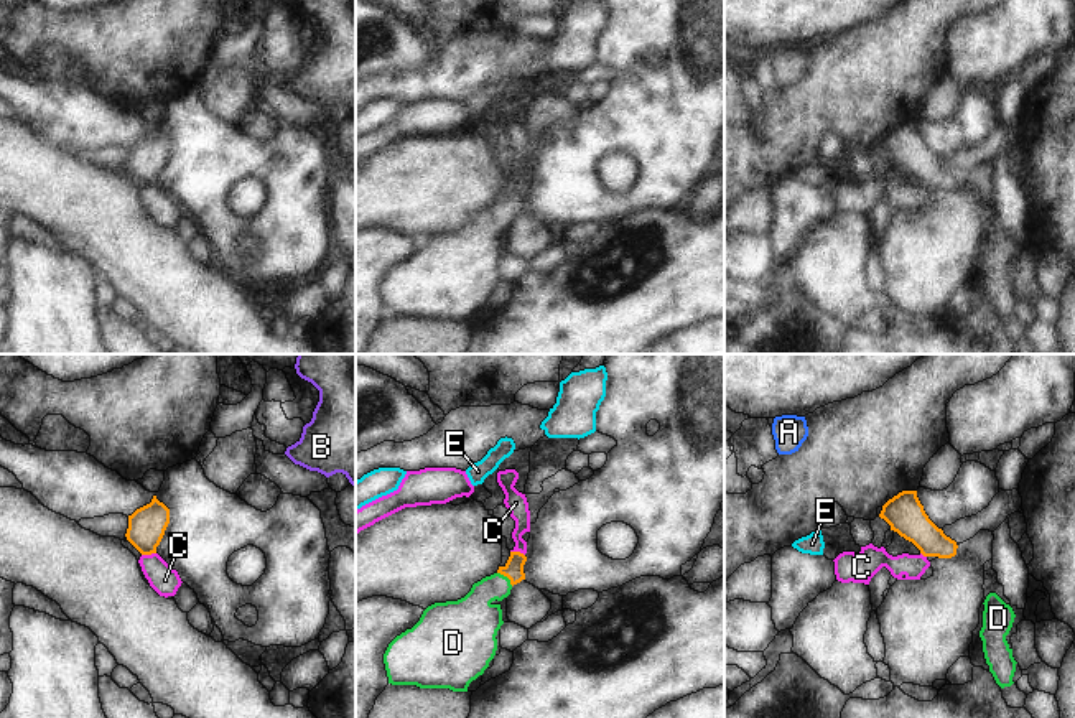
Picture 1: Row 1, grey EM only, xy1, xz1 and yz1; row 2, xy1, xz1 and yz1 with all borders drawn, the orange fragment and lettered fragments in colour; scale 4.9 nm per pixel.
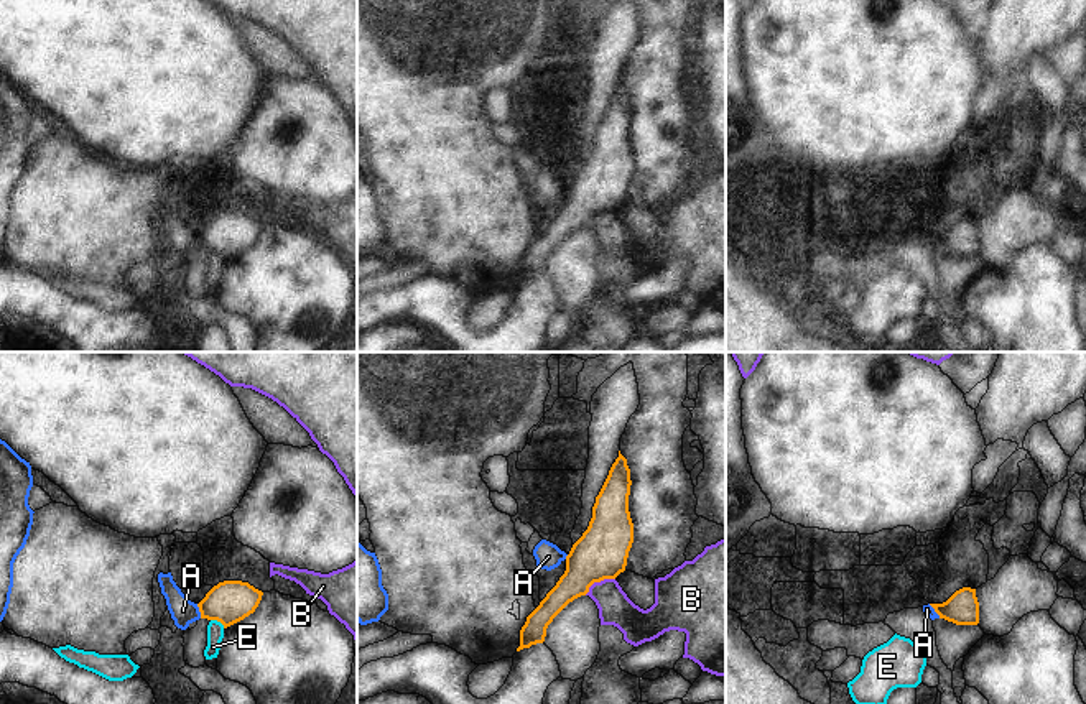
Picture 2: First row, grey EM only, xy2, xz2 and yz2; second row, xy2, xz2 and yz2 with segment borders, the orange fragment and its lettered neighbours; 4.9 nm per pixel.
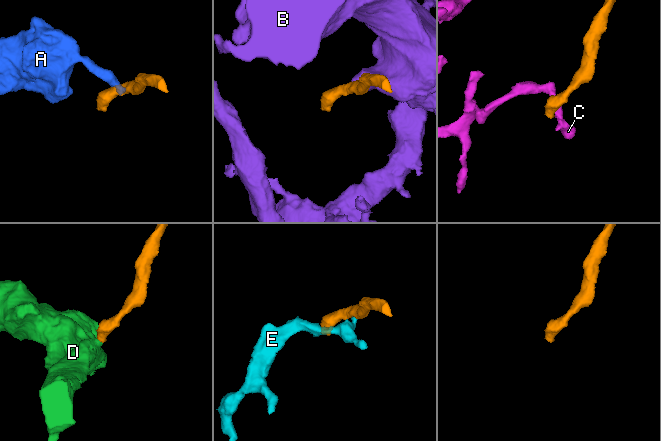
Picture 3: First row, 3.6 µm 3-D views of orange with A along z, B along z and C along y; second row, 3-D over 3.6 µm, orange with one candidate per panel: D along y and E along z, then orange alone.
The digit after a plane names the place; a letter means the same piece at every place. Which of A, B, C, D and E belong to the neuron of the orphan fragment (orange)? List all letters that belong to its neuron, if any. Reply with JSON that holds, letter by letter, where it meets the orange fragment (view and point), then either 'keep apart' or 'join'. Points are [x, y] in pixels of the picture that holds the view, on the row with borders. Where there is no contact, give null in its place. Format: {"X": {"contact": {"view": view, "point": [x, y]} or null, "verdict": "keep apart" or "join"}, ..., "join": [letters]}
{"A": {"contact": {"view": "xy2", "point": [199, 611]}, "verdict": "keep apart"}, "B": {"contact": {"view": "xz2", "point": [598, 581]}, "verdict": "keep apart"}, "C": {"contact": {"view": "xy1", "point": [148, 554]}, "verdict": "keep apart"}, "D": {"contact": {"view": "xz1", "point": [506, 575]}, "verdict": "join"}, "E": {"contact": {"view": "xy2", "point": [218, 620]}, "verdict": "keep apart"}, "join": ["D"]}

